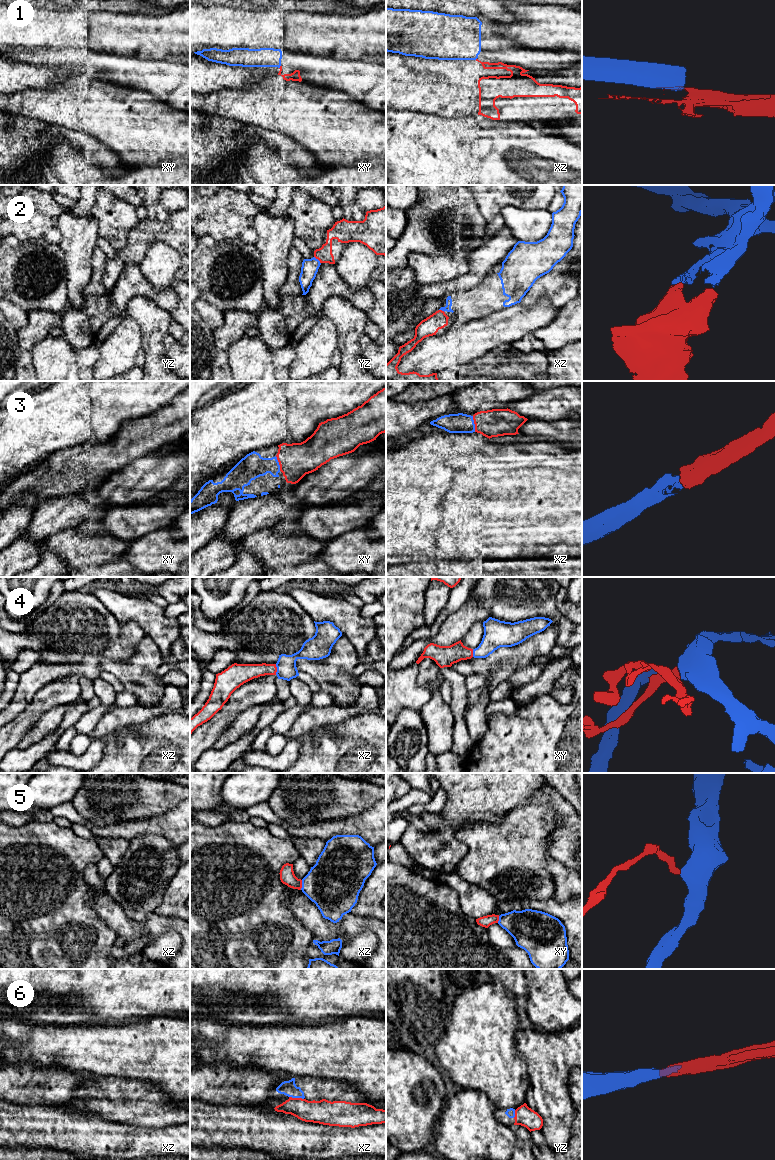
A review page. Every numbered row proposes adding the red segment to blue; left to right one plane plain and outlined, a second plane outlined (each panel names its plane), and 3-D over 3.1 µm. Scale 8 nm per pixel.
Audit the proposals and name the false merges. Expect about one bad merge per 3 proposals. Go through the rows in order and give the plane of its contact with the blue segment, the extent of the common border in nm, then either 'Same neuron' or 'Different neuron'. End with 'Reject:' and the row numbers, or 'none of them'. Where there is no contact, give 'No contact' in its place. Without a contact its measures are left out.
1: Touches blue in xy. Shared border 30 nm. Different neuron
2: Touches blue in yz. Shared border 80 nm. Same neuron
3: Touches blue in xz. Shared border 130 nm. Same neuron
4: Touches blue in xz. Shared border 90 nm. Same neuron
5: Touches blue in xz. Shared border 80 nm. Different neuron
6: Touches blue in xz. Shared border 120 nm. Same neuron
Reject: 1, 5

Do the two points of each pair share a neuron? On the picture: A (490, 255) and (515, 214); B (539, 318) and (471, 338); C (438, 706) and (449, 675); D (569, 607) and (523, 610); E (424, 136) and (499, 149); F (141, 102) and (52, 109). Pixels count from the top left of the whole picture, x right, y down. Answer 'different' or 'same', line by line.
A: different
B: same
C: different
D: different
E: same
F: same

